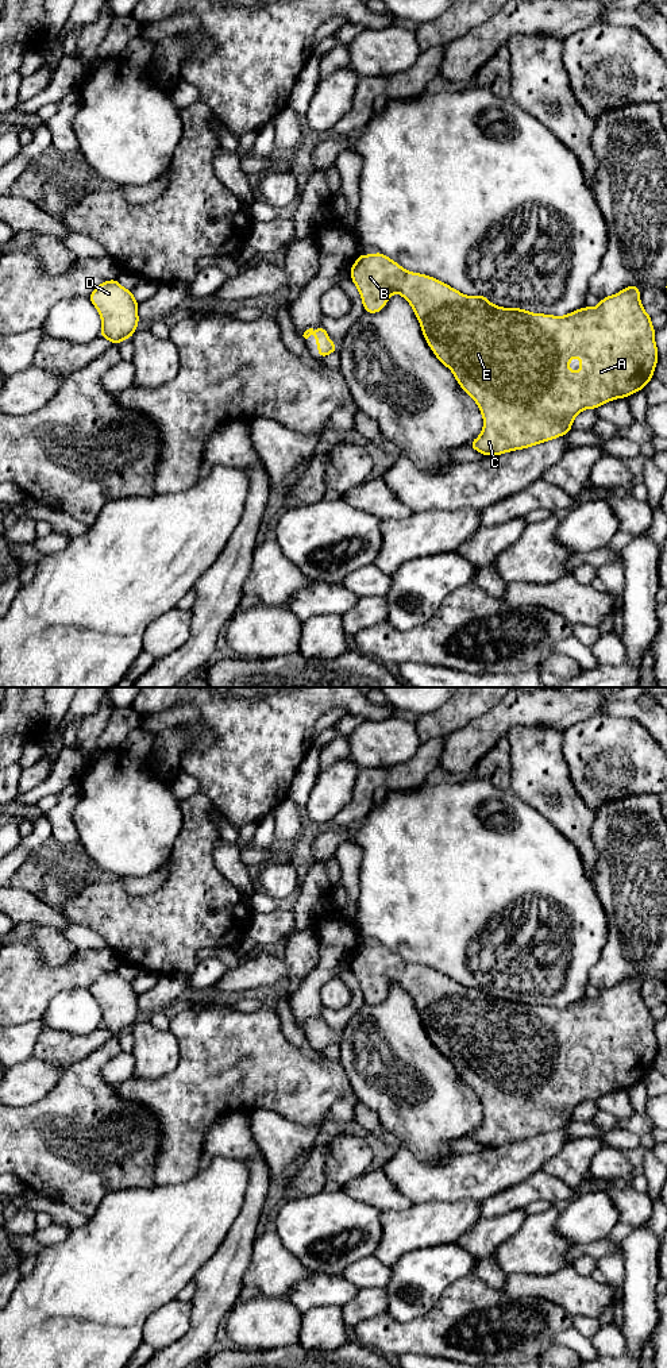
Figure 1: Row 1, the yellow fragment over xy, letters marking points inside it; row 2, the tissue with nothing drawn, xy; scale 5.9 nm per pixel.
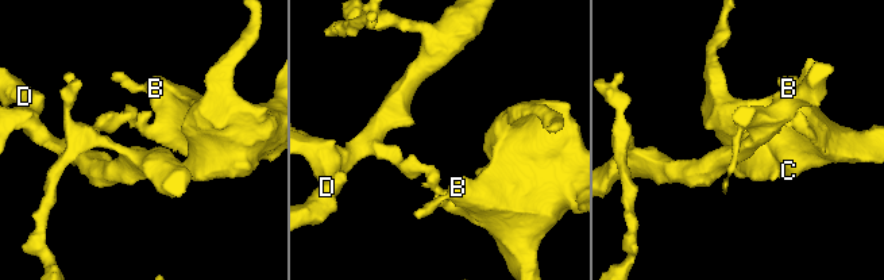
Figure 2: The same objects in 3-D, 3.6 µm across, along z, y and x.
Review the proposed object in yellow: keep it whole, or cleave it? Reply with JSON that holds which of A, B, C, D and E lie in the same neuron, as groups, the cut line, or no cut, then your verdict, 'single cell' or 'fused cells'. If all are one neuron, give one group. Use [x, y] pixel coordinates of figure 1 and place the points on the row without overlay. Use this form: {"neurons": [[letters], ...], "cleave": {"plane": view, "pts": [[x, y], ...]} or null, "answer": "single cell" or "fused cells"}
{"neurons": [["A", "B", "C", "D", "E"]], "cleave": null, "answer": "single cell"}

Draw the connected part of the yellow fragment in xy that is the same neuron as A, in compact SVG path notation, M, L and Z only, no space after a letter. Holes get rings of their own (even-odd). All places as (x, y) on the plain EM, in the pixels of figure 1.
M382 944L361 945L350 967L359 982L366 1005L382 1002L393 984L401 986L410 995L436 1049L452 1063L460 1079L479 1098L483 1109L482 1125L469 1137L485 1148L524 1141L563 1128L571 1122L579 1103L597 1101L616 1090L626 1090L643 1082L653 1070L659 1049L655 1020L641 997L640 980L636 976L601 990L594 999L583 998L559 1009L521 999L497 998L483 986L466 987L433 968L405 962ZM575 1048L581 1049L581 1061L570 1063L568 1055Z

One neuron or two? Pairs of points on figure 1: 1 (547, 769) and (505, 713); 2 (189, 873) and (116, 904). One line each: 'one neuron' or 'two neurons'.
1: two neurons
2: one neuron

